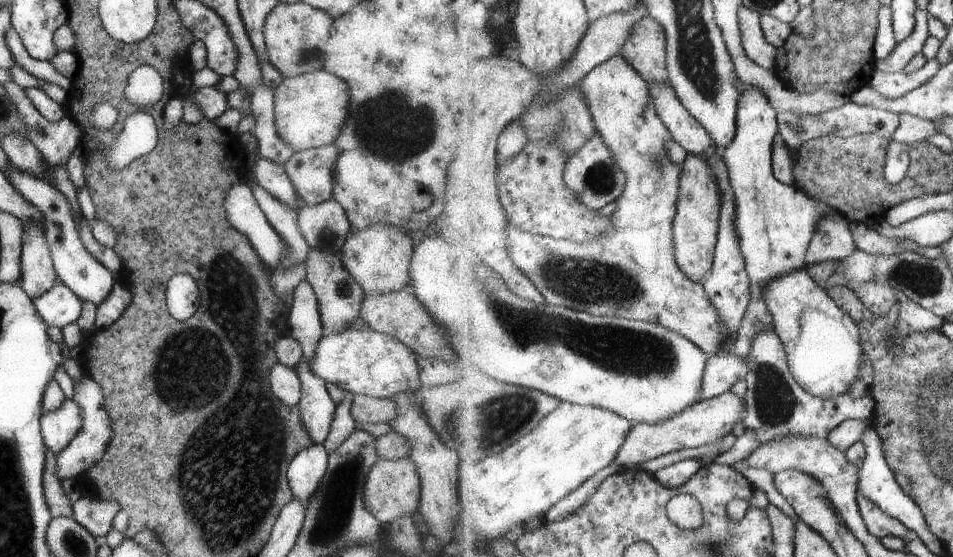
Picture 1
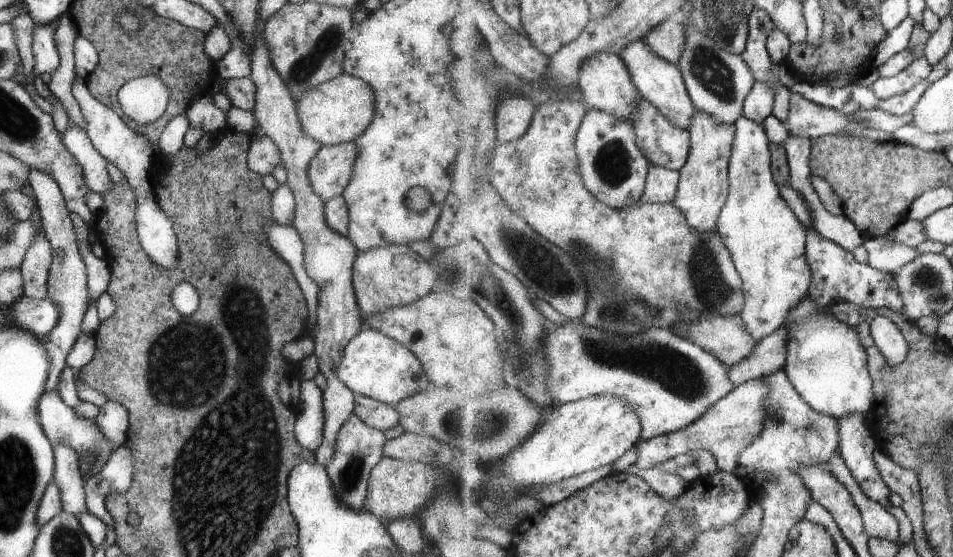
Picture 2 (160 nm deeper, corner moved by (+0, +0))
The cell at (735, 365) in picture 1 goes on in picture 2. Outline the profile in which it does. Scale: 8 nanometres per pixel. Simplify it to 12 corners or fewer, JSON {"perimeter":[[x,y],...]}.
{"perimeter":[[789,330],[757,342],[729,367],[735,387],[784,370]]}

